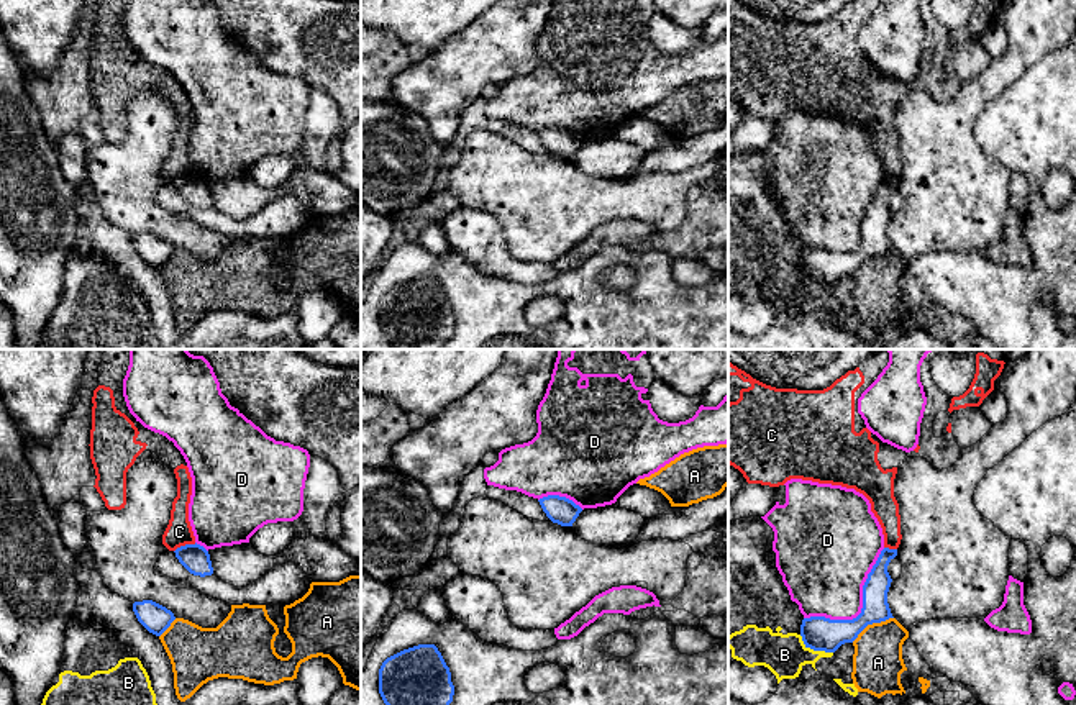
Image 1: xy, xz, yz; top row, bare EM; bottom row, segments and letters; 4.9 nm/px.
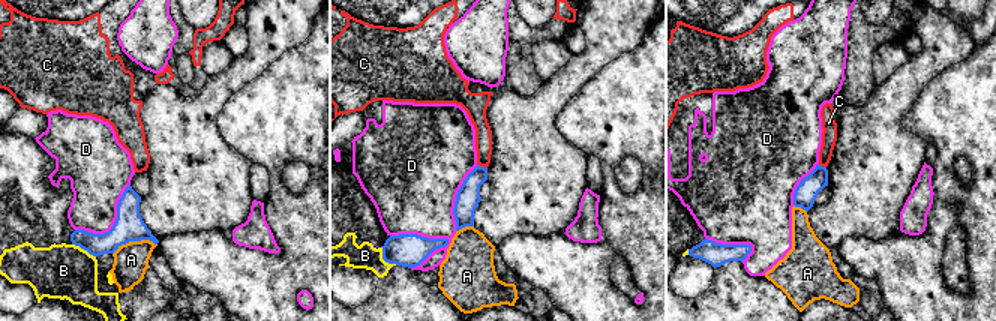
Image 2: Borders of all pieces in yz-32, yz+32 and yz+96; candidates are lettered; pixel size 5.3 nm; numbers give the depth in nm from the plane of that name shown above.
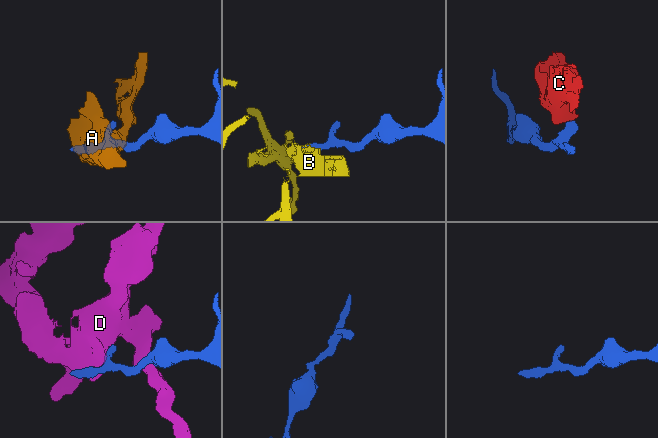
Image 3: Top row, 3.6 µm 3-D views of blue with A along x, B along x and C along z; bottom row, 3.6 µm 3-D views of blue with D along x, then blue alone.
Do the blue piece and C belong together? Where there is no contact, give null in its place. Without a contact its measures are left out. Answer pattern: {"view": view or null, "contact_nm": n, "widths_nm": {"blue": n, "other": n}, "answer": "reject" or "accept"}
{"view": "xy", "contact_nm": 120, "widths_nm": {"blue": 140, "other": 130}, "answer": "reject"}

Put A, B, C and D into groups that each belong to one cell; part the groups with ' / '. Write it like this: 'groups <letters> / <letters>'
groups A / B / C / D

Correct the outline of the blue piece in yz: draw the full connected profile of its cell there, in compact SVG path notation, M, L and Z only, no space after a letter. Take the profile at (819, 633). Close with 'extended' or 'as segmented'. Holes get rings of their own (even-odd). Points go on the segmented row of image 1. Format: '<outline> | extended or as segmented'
M884 548L863 585L863 608L853 620L830 620L825 616L804 618L800 636L805 648L814 651L835 653L841 644L853 643L858 634L873 623L894 618L887 603L891 575L889 562L897 556L897 549Z | as segmented

